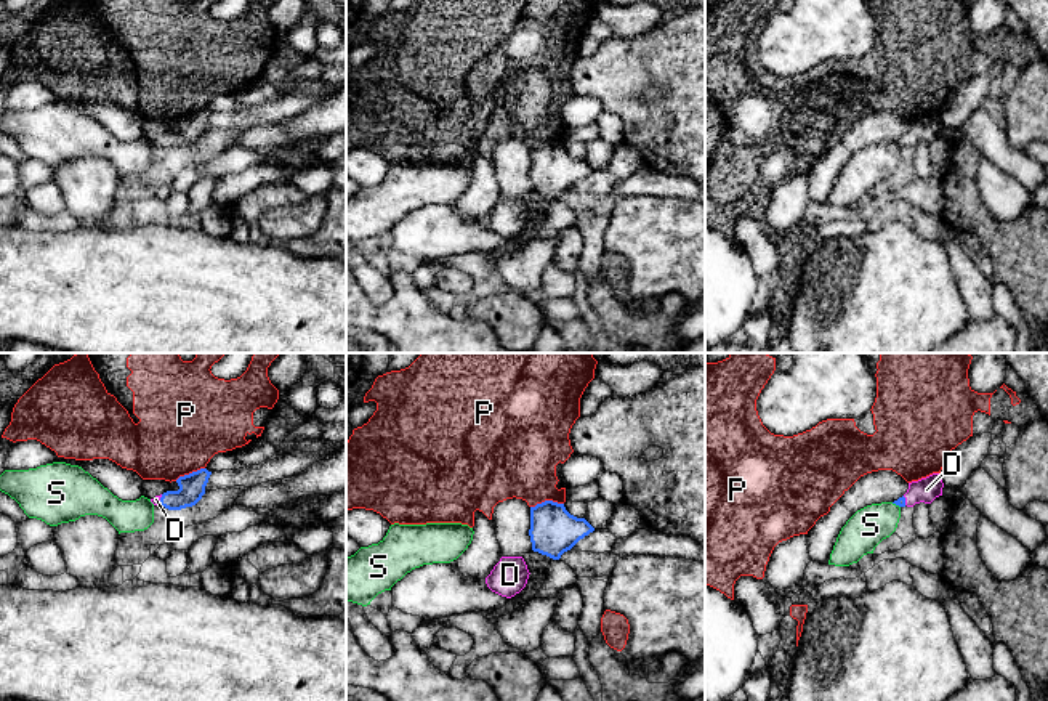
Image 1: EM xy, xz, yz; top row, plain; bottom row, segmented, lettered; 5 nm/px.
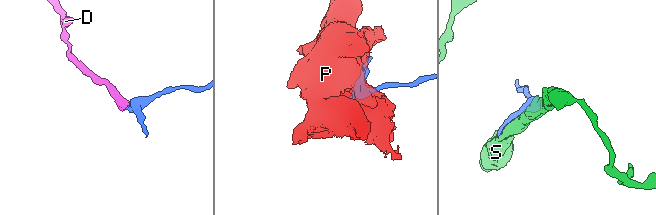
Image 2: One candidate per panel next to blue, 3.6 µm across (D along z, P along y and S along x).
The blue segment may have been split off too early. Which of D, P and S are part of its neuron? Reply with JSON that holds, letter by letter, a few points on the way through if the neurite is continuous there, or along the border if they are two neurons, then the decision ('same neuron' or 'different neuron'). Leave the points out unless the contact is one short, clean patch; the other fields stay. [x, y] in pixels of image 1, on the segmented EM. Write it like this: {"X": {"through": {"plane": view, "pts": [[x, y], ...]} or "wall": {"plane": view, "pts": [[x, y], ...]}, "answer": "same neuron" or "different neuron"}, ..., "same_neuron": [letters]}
{"D": {"through": {"plane": "xy", "pts": [[191, 490], [180, 499], [161, 499], [156, 499]]}, "answer": "same neuron"}, "P": {"answer": "different neuron"}, "S": {"answer": "different neuron"}, "same_neuron": ["D"]}

